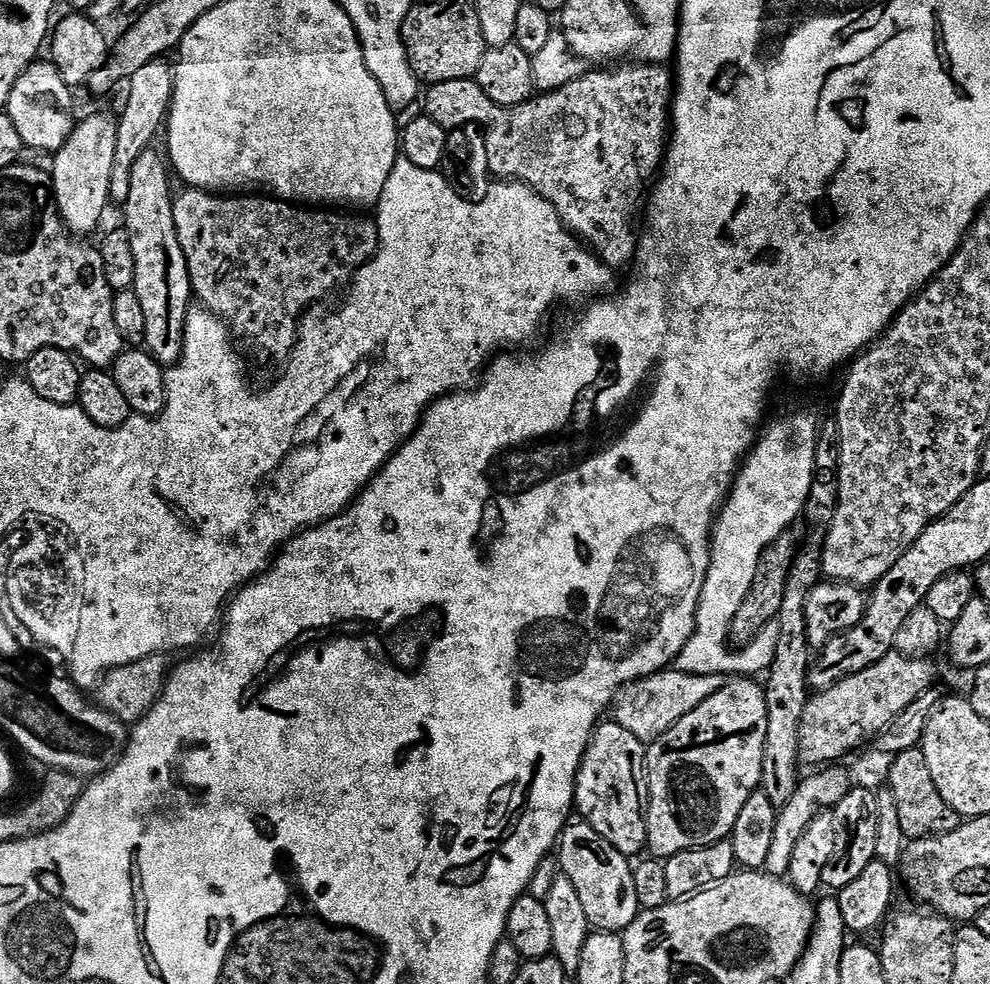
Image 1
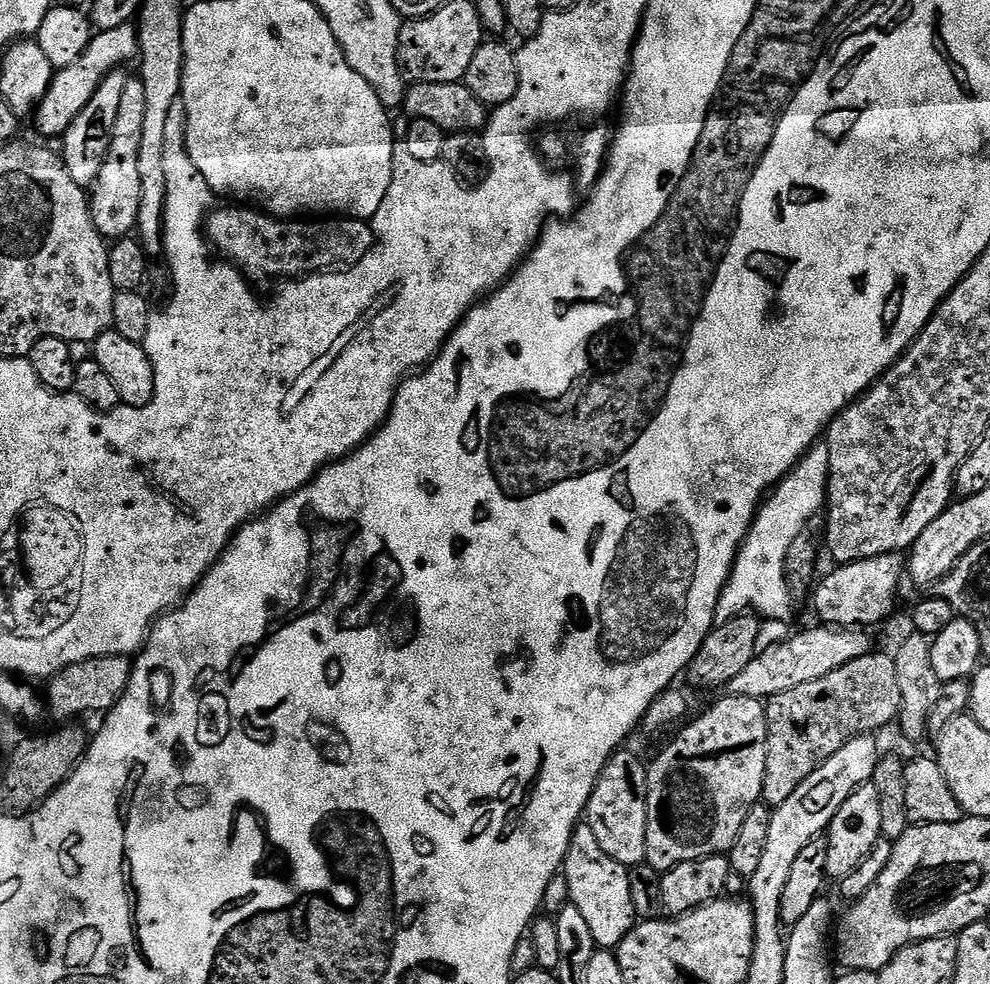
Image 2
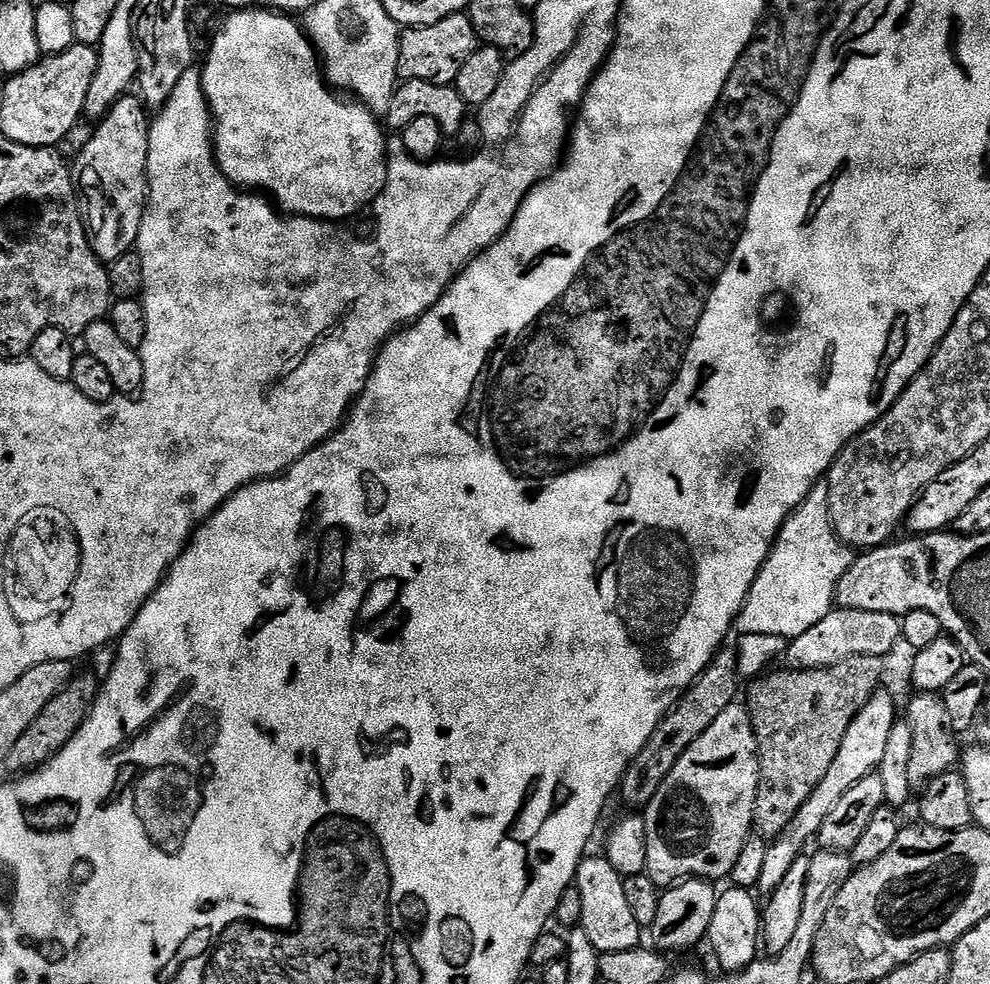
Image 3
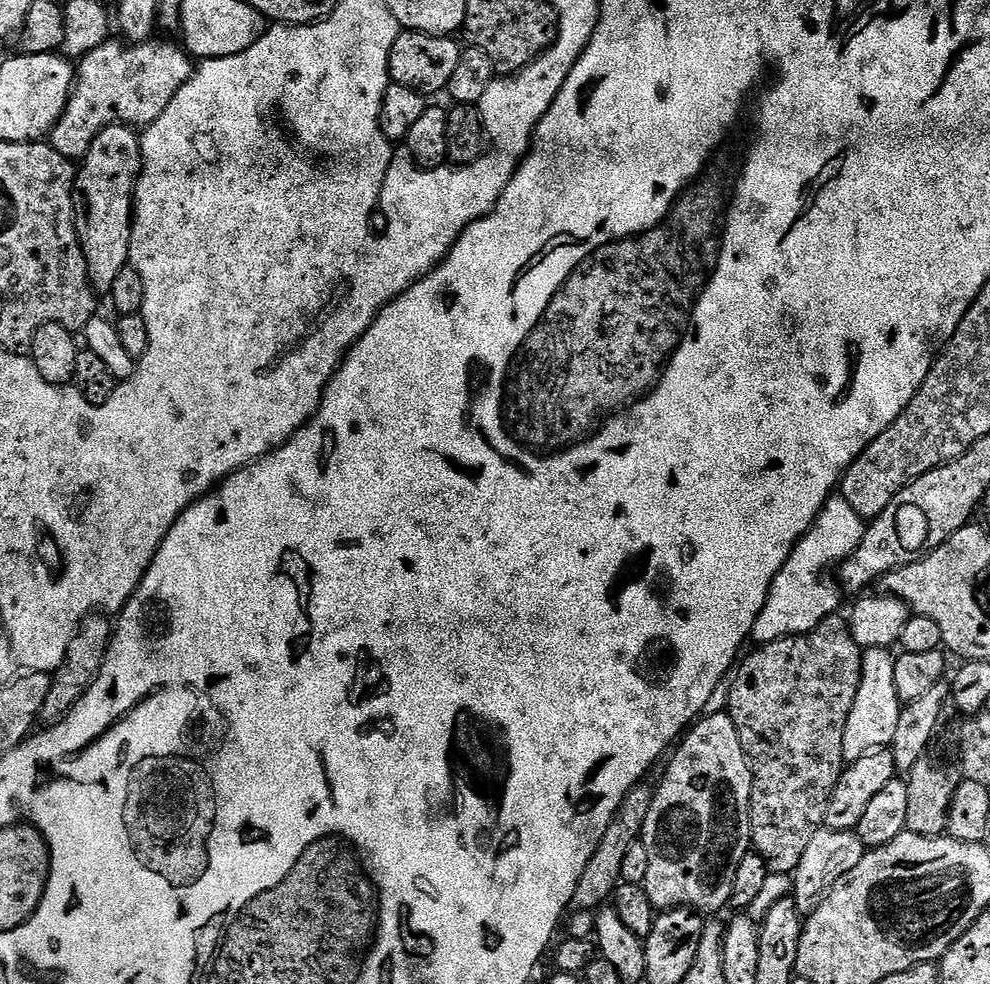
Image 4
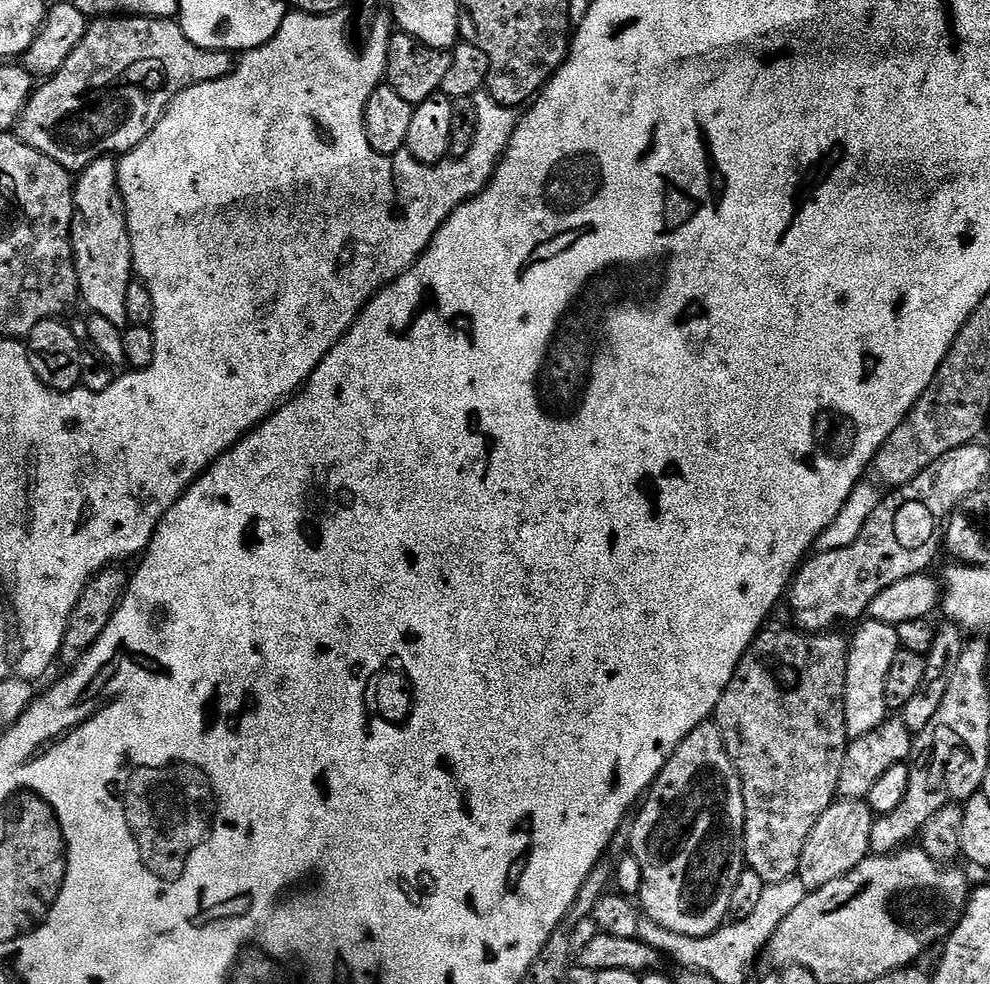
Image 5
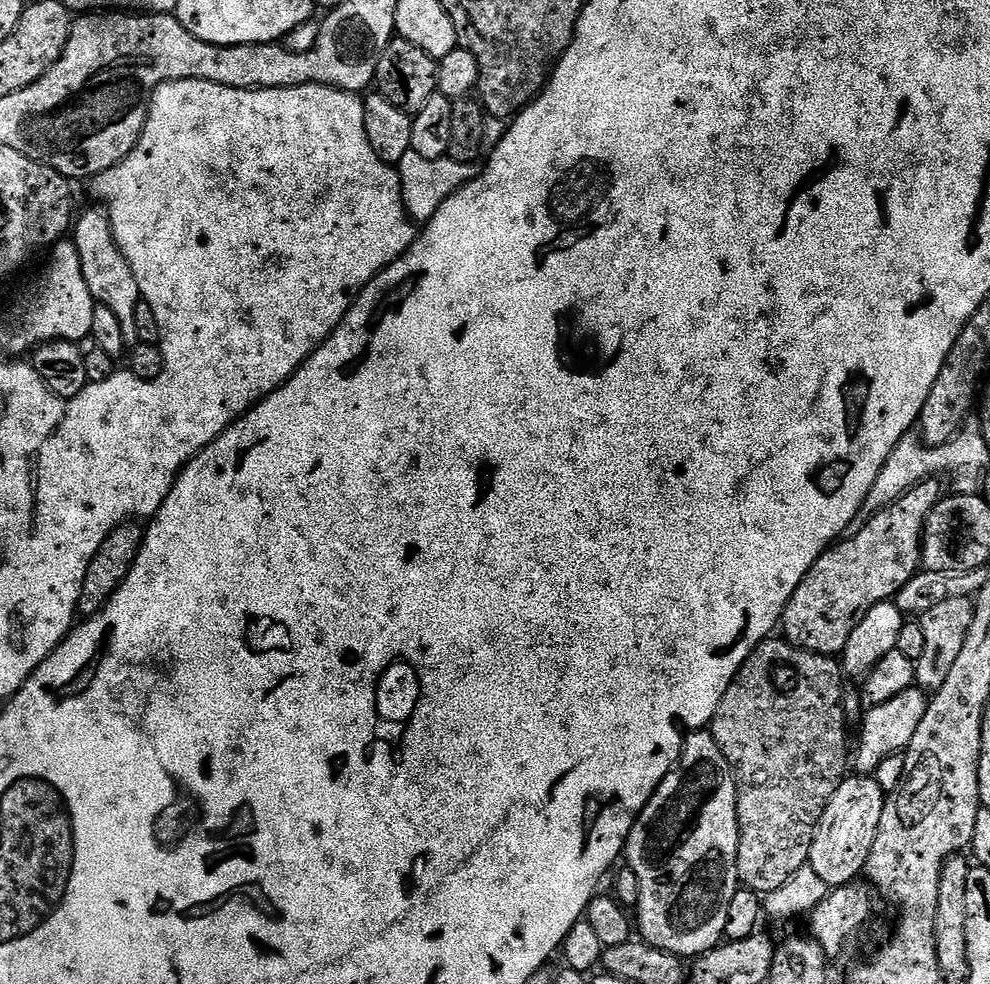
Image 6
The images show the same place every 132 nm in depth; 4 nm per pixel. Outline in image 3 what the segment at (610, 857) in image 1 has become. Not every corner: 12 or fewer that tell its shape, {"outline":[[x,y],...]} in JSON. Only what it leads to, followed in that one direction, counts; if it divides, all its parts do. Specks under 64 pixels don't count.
{"outline":[[585,855],[574,881],[601,954],[641,947],[624,877]]}

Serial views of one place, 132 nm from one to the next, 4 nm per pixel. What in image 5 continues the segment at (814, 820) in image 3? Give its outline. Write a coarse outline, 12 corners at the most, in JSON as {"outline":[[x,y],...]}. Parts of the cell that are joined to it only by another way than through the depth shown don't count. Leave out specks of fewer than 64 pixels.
{"outline":[[868,618],[850,636],[846,730],[889,715],[886,674],[901,649],[895,624]]}

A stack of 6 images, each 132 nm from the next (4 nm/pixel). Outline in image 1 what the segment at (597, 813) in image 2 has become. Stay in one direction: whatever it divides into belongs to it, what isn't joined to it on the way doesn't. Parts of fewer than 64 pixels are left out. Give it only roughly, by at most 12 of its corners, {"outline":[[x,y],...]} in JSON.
{"outline":[[615,722],[592,733],[577,813],[614,850],[648,847],[646,746]]}

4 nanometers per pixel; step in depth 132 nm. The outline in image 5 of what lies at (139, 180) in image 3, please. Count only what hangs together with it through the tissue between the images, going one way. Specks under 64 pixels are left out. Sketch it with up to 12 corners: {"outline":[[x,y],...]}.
{"outline":[[120,165],[75,177],[72,253],[91,315],[126,318],[134,282]]}

